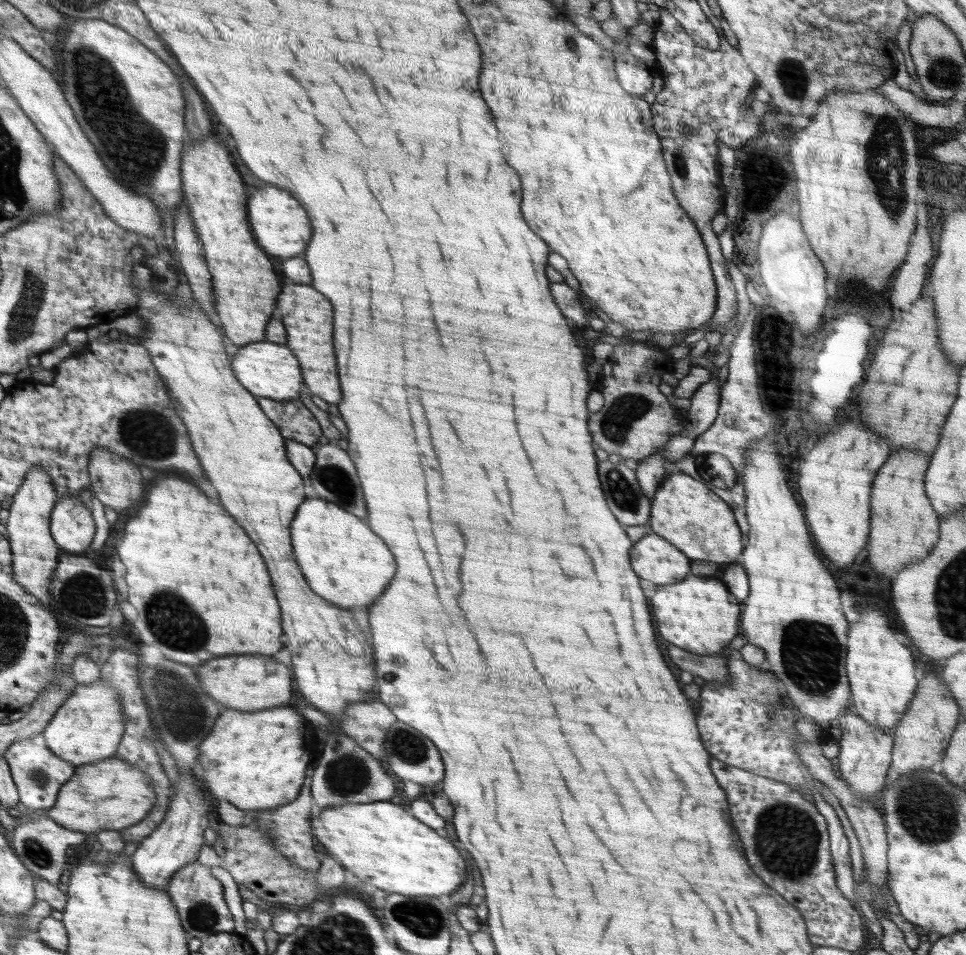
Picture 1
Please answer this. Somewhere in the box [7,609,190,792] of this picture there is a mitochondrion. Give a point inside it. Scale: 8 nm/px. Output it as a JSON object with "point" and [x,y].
{"point":[39,777]}

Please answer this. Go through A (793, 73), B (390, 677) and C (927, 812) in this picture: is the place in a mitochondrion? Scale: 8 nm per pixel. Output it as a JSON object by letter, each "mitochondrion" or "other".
{"A":"mitochondrion","B":"other","C":"mitochondrion"}

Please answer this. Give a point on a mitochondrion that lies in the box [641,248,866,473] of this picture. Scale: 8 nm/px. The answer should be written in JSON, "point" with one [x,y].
{"point":[772,331]}

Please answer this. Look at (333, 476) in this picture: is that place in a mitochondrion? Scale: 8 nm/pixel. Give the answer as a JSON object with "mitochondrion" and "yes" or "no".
{"mitochondrion":"yes"}

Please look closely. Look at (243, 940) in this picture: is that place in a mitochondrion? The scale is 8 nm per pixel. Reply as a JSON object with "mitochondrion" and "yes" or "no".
{"mitochondrion":"no"}

